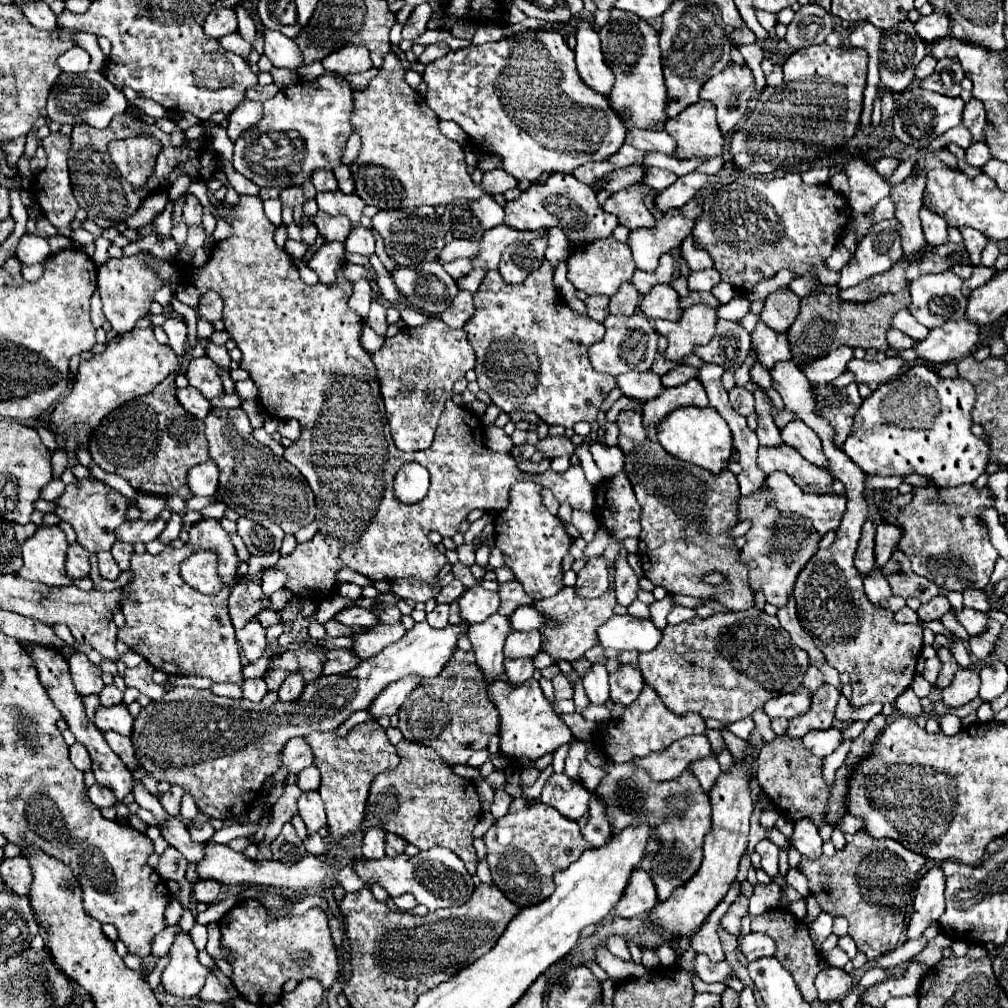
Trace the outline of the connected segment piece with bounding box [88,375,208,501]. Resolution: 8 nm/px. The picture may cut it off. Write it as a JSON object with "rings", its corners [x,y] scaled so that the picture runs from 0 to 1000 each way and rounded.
{"rings":[[[167,372],[151,390],[135,394],[101,416],[87,438],[91,455],[105,467],[123,473],[135,487],[155,491],[179,491],[183,497],[190,493],[185,481],[185,469],[206,455],[206,439],[202,434],[202,418],[185,410],[175,396],[173,372]]]}

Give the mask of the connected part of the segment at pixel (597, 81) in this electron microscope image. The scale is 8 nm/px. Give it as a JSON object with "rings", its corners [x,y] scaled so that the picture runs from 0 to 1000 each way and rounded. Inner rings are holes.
{"rings":[[[573,19],[571,21],[571,39],[573,45],[569,49],[571,53],[571,64],[575,78],[595,94],[603,98],[607,86],[609,86],[609,72],[605,66],[601,66],[601,61],[597,59],[597,49],[595,49],[595,39],[593,31],[589,29],[587,23]]]}

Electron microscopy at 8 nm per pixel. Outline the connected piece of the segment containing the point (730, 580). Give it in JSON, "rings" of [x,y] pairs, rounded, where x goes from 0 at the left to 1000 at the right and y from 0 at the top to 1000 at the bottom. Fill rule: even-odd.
{"rings":[[[641,436],[641,439],[631,439],[627,449],[619,449],[619,469],[623,471],[637,503],[633,553],[639,570],[665,588],[708,594],[722,606],[748,602],[742,566],[734,555],[734,545],[724,531],[724,525],[734,517],[734,485],[730,471],[722,465],[708,471],[687,459],[677,459],[661,449],[655,439],[645,436]],[[704,566],[720,570],[720,578],[712,582],[696,578],[696,570],[702,570]]]}

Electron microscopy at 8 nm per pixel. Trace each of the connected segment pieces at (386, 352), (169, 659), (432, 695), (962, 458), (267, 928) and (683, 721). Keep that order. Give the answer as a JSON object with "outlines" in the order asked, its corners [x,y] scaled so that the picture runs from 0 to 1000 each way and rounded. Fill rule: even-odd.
{"outlines":[[[[429,314],[417,324],[397,326],[395,332],[381,338],[381,344],[369,350],[369,356],[375,366],[377,390],[383,402],[383,414],[389,426],[391,441],[397,447],[421,447],[429,441],[431,428],[435,424],[435,416],[438,412],[440,400],[448,394],[448,382],[462,372],[462,368],[470,366],[472,352],[468,342],[464,340],[464,332],[460,326],[446,326],[435,314]]],[[[200,515],[188,523],[188,535],[181,545],[169,541],[159,551],[133,549],[129,553],[129,576],[121,582],[123,622],[117,624],[117,636],[125,638],[133,648],[141,648],[155,664],[177,672],[208,672],[212,678],[240,680],[240,654],[226,612],[226,590],[234,576],[236,551],[228,531],[216,515]],[[194,543],[220,543],[218,570],[224,582],[214,590],[202,590],[187,582],[179,572],[179,559],[194,547]]],[[[456,644],[450,646],[435,672],[419,674],[417,682],[395,703],[395,711],[395,723],[401,733],[433,743],[446,761],[460,759],[470,745],[482,743],[486,731],[494,725],[494,705],[482,691],[482,678],[478,678],[470,648]]],[[[907,362],[887,378],[873,382],[863,394],[859,394],[847,412],[843,434],[837,438],[835,447],[859,469],[859,471],[891,471],[903,469],[925,475],[931,483],[950,483],[966,479],[982,459],[982,443],[972,438],[964,428],[964,404],[968,392],[966,384],[954,376],[935,376],[919,362]]],[[[252,892],[234,896],[218,914],[220,939],[228,947],[230,977],[248,995],[256,999],[272,997],[278,993],[280,977],[288,971],[315,971],[321,981],[327,981],[335,969],[335,949],[329,938],[323,906],[317,900],[308,902],[298,910],[284,910],[266,916],[262,900]]],[[[639,682],[633,693],[621,701],[617,711],[613,715],[605,715],[601,719],[595,719],[593,731],[598,738],[601,750],[609,756],[609,749],[615,749],[615,757],[627,755],[631,751],[641,751],[643,747],[657,745],[665,741],[665,737],[681,731],[681,729],[694,729],[698,727],[700,719],[698,713],[692,707],[683,707],[683,709],[669,709],[663,705],[663,701],[655,695],[651,686],[647,682]]]]}

